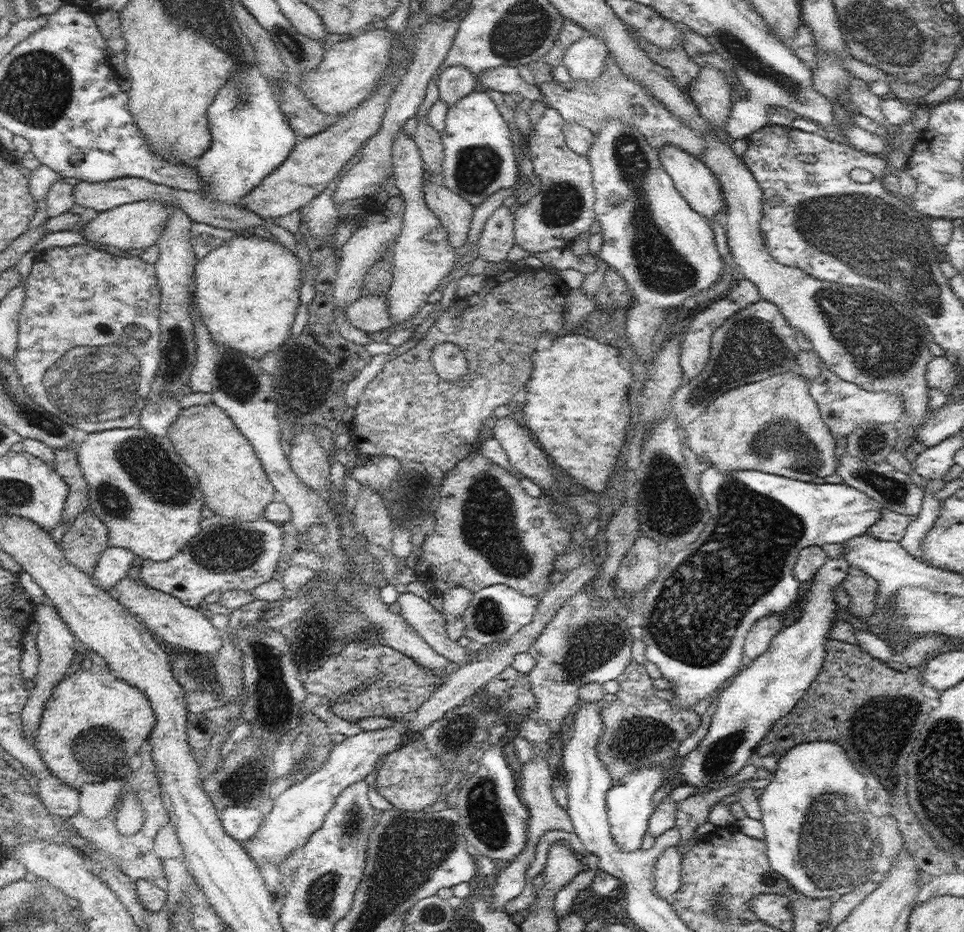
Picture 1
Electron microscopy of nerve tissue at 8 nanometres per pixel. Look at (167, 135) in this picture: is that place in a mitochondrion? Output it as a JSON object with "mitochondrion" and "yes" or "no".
{"mitochondrion":"no"}

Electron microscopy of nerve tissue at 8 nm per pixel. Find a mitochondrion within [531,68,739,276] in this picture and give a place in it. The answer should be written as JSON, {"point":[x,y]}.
{"point":[563,204]}

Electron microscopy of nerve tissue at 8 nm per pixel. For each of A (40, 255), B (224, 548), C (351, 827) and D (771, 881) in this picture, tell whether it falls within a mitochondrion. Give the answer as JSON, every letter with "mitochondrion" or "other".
{"A":"other","B":"mitochondrion","C":"mitochondrion","D":"mitochondrion"}

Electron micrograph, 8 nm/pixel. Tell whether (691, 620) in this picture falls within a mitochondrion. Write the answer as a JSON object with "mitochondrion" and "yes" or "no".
{"mitochondrion":"yes"}

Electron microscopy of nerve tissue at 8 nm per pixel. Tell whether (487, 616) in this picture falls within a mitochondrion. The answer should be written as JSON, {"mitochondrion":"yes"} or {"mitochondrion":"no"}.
{"mitochondrion":"yes"}

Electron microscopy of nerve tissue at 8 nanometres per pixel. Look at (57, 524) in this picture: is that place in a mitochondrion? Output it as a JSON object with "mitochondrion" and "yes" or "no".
{"mitochondrion":"no"}

